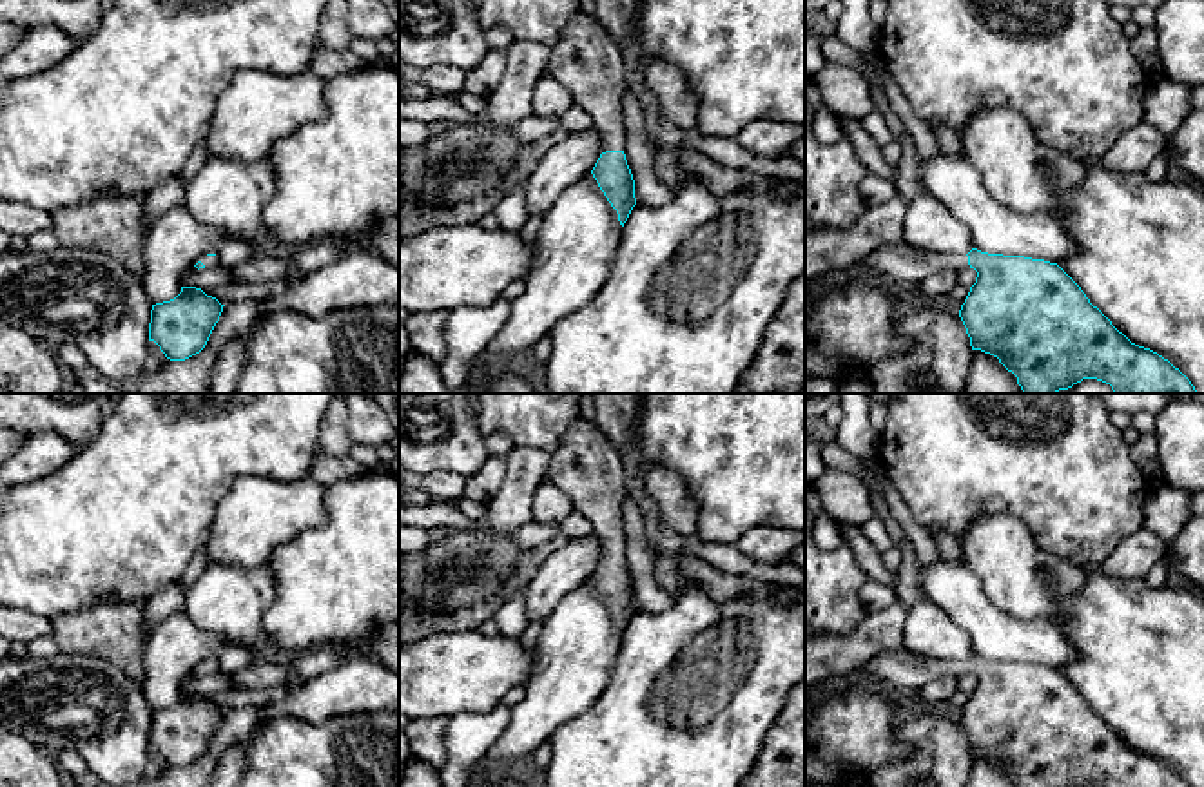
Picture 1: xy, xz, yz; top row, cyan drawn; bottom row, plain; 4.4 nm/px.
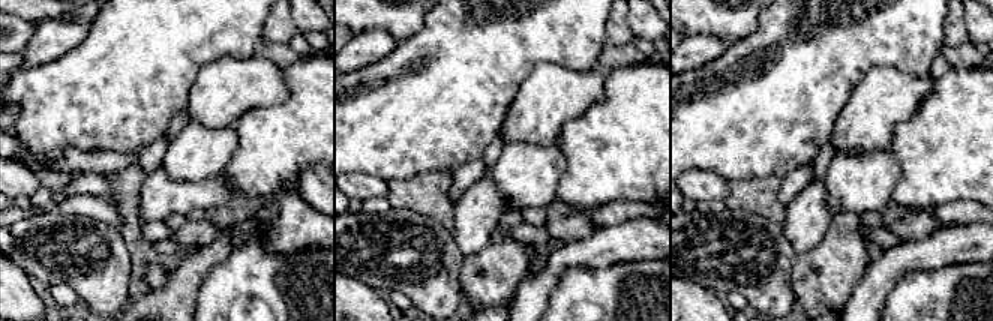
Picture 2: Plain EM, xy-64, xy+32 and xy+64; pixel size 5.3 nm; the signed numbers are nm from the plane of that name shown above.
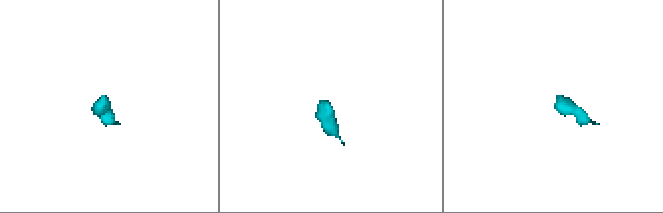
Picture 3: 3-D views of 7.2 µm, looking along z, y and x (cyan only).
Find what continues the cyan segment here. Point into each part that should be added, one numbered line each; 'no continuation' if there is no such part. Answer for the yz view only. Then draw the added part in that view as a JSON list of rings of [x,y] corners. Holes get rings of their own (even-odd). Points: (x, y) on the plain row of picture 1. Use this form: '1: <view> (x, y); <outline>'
1: yz (898, 670); [[[908,649],[881,653],[867,660],[859,671],[865,671],[876,682],[881,682],[887,691],[905,687],[919,689],[936,678],[961,678],[970,673],[966,660],[919,656]]]

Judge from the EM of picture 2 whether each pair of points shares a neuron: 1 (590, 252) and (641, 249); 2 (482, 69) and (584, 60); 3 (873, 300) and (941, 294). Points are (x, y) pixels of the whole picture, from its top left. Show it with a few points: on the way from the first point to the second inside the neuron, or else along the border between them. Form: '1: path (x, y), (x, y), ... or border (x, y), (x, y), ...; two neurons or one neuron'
1: path (602, 249), (629, 249); one neuron
2: path (507, 51), (558, 51); one neuron
3: border (909, 272), (899, 279), (884, 305); two neurons

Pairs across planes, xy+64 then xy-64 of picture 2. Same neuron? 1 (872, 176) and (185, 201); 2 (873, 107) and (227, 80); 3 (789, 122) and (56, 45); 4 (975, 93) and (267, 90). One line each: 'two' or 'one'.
1: two
2: one
3: two
4: two

